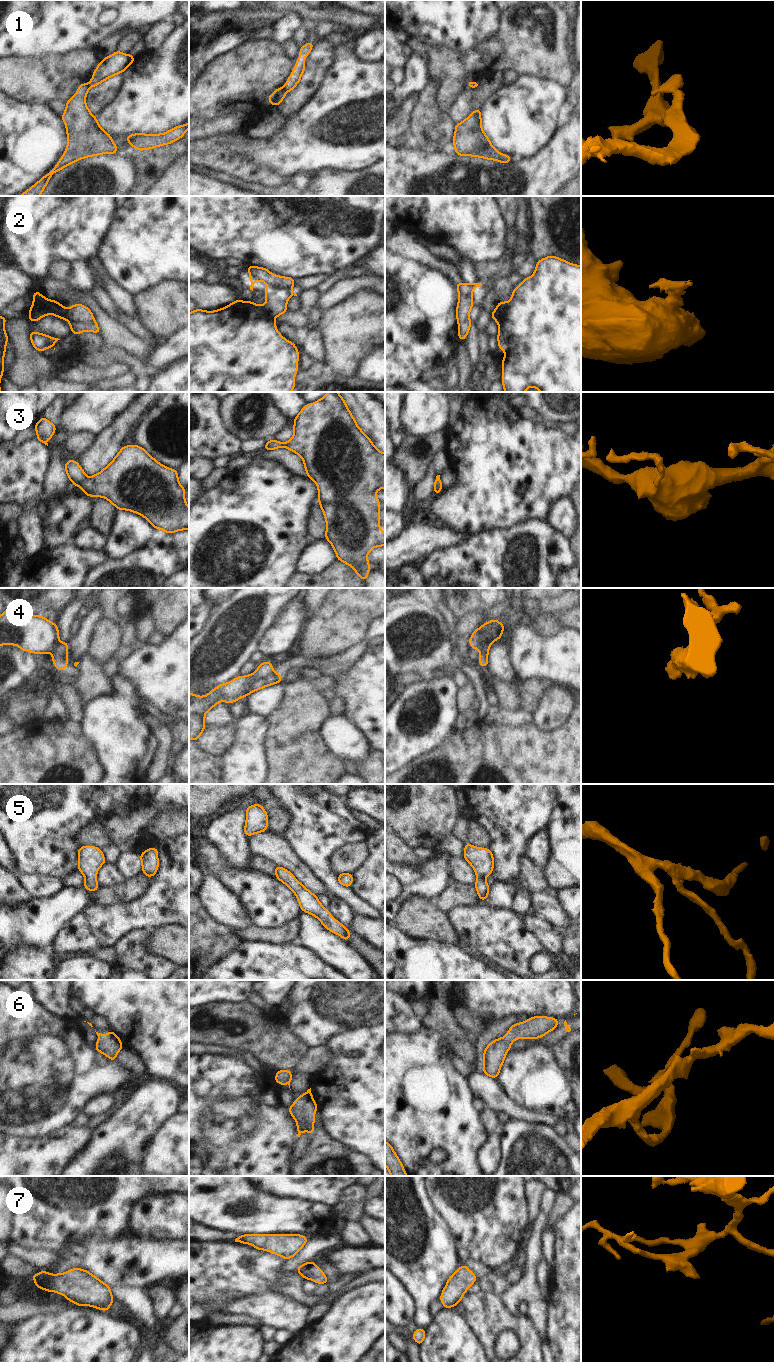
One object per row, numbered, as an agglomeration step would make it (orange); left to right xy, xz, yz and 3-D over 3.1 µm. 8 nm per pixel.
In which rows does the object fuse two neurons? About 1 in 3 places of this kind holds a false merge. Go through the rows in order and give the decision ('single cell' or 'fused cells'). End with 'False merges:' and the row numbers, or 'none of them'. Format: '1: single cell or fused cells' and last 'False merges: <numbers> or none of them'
1: fused cells
2: fused cells
3: single cell
4: single cell
5: single cell
6: single cell
7: single cell
False merges: 1, 2

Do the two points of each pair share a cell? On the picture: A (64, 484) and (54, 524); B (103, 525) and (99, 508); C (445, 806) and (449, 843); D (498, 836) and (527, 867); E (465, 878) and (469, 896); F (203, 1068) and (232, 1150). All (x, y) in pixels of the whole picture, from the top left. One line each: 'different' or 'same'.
A: different
B: same
C: different
D: different
E: different
F: same

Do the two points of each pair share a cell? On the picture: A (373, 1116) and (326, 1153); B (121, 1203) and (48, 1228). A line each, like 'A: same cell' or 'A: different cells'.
A: different cells
B: same cell

